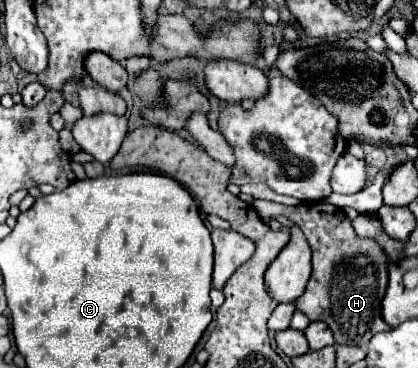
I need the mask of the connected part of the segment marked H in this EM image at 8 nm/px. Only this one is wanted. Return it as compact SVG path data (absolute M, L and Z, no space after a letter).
M253 201L253 207L267 219L271 219L271 215L287 215L305 233L313 251L313 273L305 293L295 301L295 307L309 315L309 319L317 315L317 319L325 321L337 345L357 345L365 349L375 333L391 329L381 317L381 301L387 289L387 255L377 241L359 237L353 231L343 209L325 201L301 203L297 207Z

